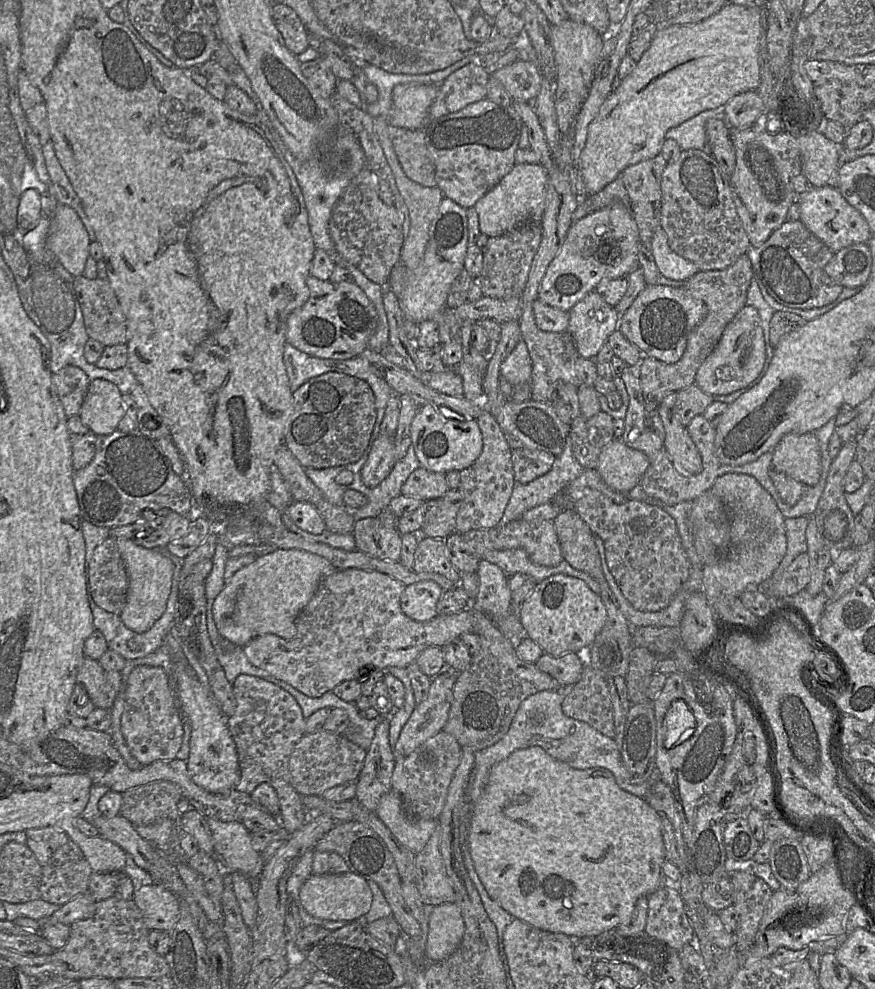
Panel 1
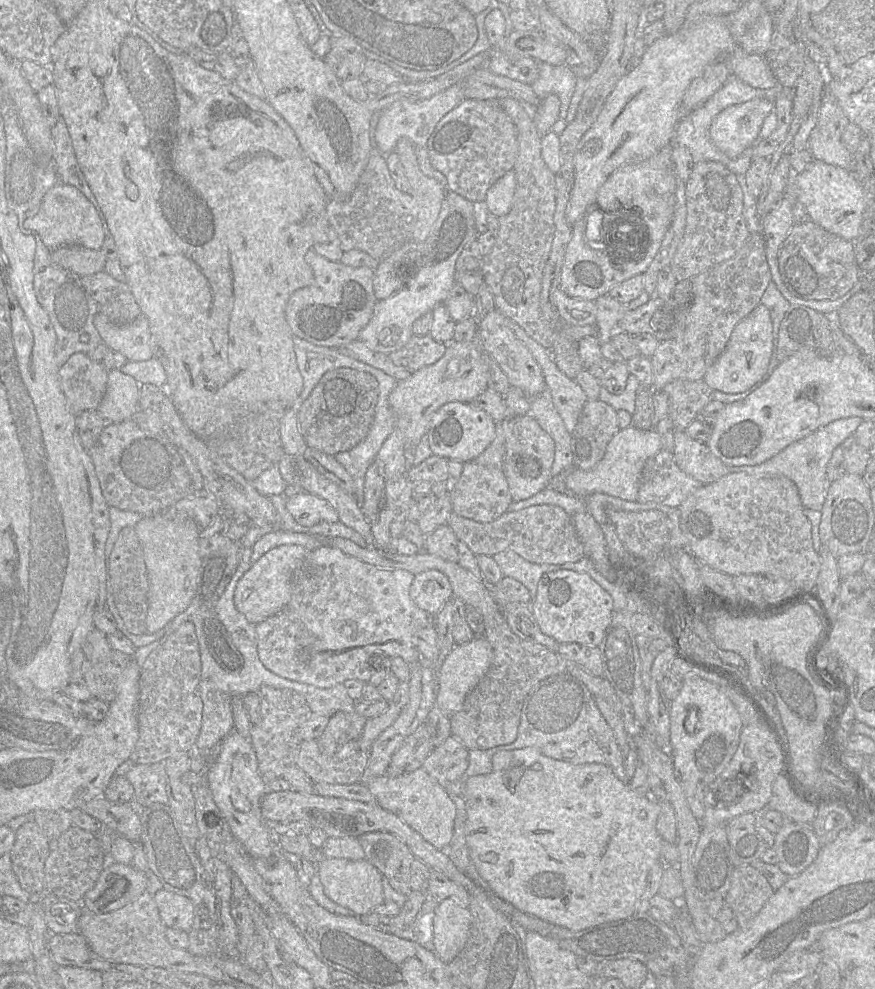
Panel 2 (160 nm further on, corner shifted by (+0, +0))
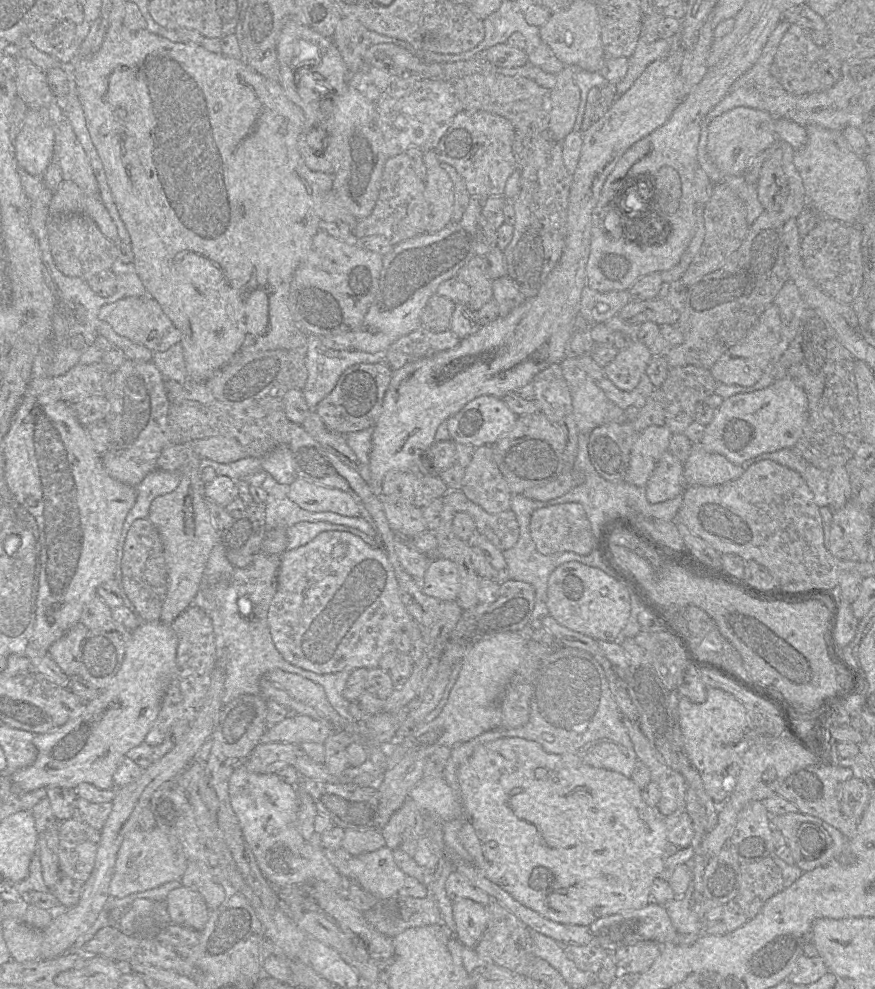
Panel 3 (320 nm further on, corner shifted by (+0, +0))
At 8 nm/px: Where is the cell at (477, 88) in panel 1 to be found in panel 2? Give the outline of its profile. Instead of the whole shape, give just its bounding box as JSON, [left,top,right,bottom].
[374,85,465,155]

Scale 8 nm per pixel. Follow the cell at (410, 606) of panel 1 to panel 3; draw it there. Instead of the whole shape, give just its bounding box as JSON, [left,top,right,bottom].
[420,556,460,602]

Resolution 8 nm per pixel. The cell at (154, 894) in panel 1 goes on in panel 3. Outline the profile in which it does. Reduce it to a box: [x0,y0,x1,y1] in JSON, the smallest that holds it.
[165,887,209,931]

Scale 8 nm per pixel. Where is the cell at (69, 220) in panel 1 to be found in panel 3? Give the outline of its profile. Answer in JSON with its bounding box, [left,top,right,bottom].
[49,180,118,239]

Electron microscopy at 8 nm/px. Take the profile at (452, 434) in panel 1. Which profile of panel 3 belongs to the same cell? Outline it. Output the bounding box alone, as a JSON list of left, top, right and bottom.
[446,396,518,448]

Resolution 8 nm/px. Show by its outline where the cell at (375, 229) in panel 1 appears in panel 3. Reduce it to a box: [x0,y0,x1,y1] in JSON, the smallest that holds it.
[353,153,425,246]

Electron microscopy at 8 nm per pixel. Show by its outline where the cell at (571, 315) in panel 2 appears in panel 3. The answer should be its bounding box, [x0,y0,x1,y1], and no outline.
[579,286,630,323]

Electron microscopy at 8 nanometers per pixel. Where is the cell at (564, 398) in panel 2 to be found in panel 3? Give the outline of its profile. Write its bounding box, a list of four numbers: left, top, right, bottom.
[559,356,627,434]

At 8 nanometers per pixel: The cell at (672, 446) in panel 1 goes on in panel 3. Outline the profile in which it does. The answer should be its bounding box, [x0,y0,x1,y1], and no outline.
[683,444,745,486]

